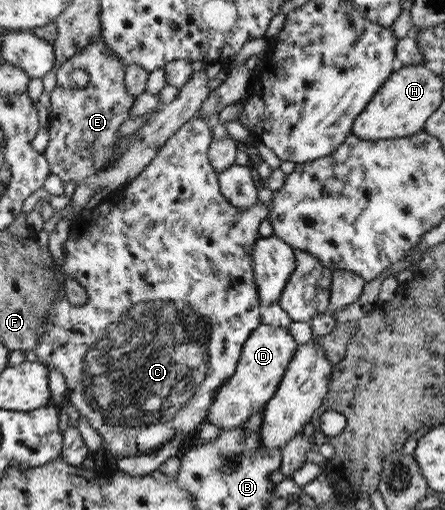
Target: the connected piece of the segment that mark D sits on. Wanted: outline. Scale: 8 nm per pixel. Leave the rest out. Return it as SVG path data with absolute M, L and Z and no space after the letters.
M261 324L251 338L243 346L243 353L240 354L239 365L236 366L235 374L227 379L226 385L215 395L211 409L208 410L208 419L216 427L232 429L243 425L251 418L251 415L258 413L266 407L267 403L275 397L279 383L283 381L291 359L295 357L298 345L294 337L286 327Z

